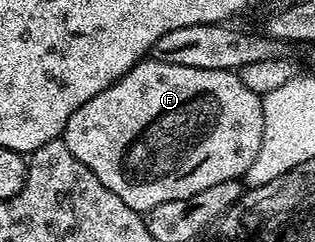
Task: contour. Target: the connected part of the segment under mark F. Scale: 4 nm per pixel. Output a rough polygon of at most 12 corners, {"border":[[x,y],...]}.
{"border":[[146,58],[67,118],[127,206],[241,180],[262,97]]}

